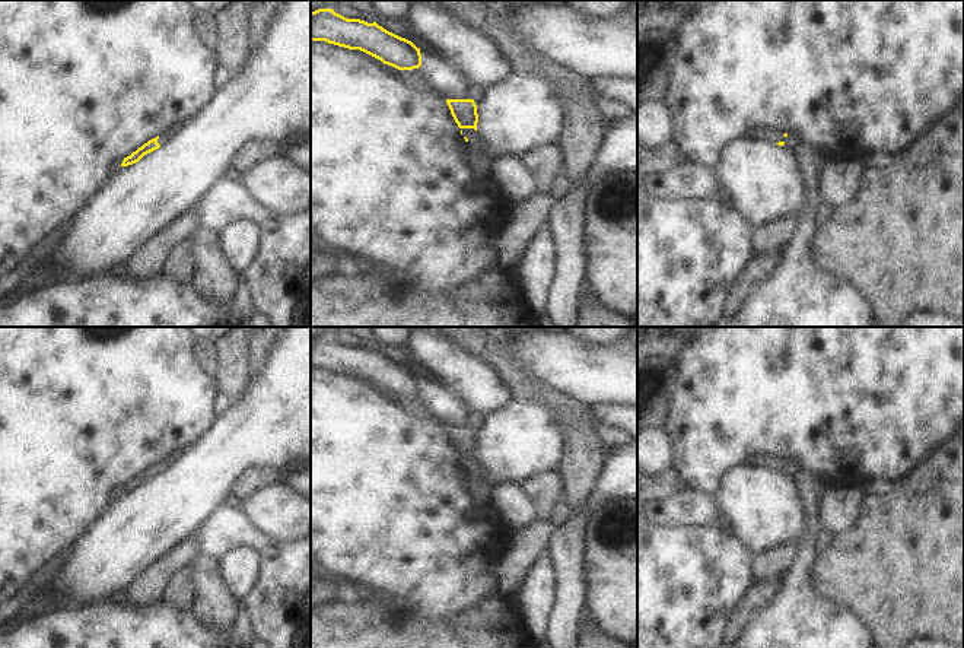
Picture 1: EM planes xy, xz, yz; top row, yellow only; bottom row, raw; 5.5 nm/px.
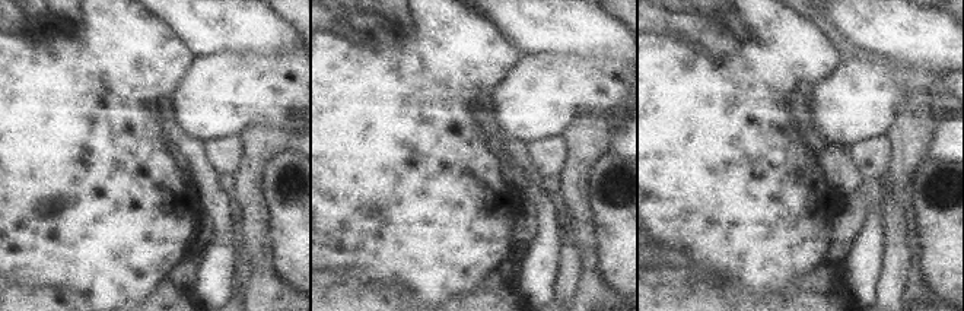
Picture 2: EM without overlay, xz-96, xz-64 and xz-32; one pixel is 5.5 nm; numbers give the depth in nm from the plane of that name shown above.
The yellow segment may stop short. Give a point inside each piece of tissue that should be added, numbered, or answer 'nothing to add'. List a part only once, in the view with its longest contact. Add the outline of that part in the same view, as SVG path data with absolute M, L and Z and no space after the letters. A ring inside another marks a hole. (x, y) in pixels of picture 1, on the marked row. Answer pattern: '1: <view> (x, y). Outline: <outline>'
1: xy (171, 134). Outline: M175 127L175 128L163 133L162 136L159 136L158 143L160 146L168 144L171 140L174 140L179 134L179 131L181 131L181 127Z

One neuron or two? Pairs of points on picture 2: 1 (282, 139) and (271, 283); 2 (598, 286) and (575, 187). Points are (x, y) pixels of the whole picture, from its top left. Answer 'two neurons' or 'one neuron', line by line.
1: one neuron
2: one neuron

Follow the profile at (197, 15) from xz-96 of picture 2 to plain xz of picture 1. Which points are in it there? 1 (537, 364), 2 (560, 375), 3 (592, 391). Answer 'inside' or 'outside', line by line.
1: inside
2: inside
3: inside

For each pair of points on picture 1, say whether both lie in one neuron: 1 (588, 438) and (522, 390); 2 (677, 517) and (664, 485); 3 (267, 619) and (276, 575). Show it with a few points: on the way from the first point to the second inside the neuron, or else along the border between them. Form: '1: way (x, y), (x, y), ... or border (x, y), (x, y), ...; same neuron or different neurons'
1: way (578, 419), (556, 396), (541, 390); same neuron
2: border (686, 488), (652, 501); different neurons
3: way (274, 609), (276, 585); same neuron

